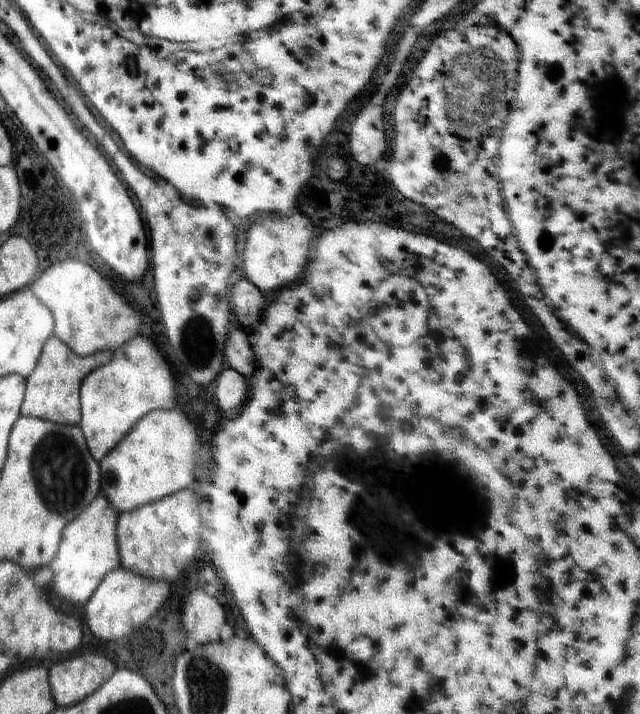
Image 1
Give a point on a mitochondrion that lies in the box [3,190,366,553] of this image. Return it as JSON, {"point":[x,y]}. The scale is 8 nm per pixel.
{"point":[58,470]}

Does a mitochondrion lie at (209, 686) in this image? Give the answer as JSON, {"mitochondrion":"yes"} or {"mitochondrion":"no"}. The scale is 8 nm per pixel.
{"mitochondrion":"yes"}

